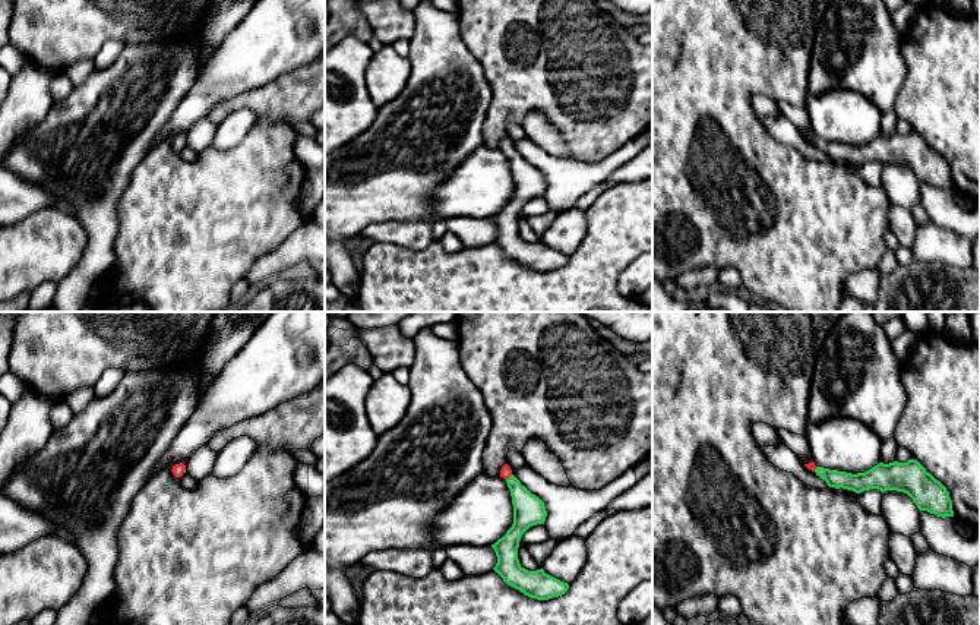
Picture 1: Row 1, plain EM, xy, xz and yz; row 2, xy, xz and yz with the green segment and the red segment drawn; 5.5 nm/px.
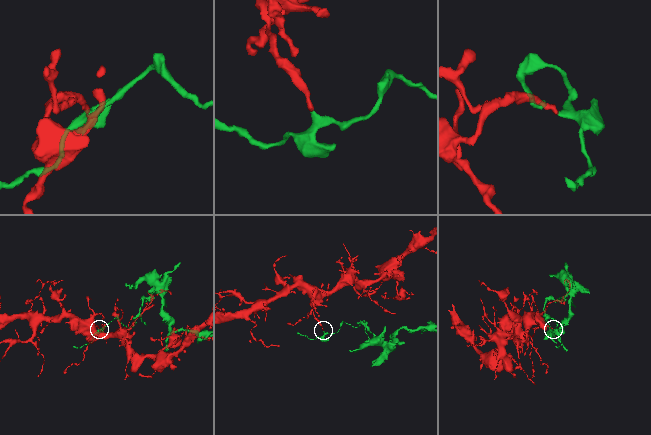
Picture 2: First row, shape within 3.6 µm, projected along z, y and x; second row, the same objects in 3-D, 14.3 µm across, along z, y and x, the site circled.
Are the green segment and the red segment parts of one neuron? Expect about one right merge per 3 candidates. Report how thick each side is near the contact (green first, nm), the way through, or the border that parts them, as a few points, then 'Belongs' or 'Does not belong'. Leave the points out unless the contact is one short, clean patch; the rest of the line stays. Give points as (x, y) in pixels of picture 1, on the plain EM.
Thickness 180 nm (green) against 60 nm. Path across: xz (528, 182), (511, 148), (505, 144). Belongs

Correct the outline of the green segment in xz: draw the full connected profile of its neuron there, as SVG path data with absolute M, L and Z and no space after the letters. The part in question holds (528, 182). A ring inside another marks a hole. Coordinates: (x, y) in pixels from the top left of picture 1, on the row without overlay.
M508 136L502 139L500 149L506 152L510 162L513 196L502 211L491 217L497 228L497 236L493 242L508 258L531 271L549 272L565 266L569 261L568 255L546 246L543 240L528 243L521 239L518 231L522 206L529 199L544 196L546 193L547 183L544 174L521 157Z

